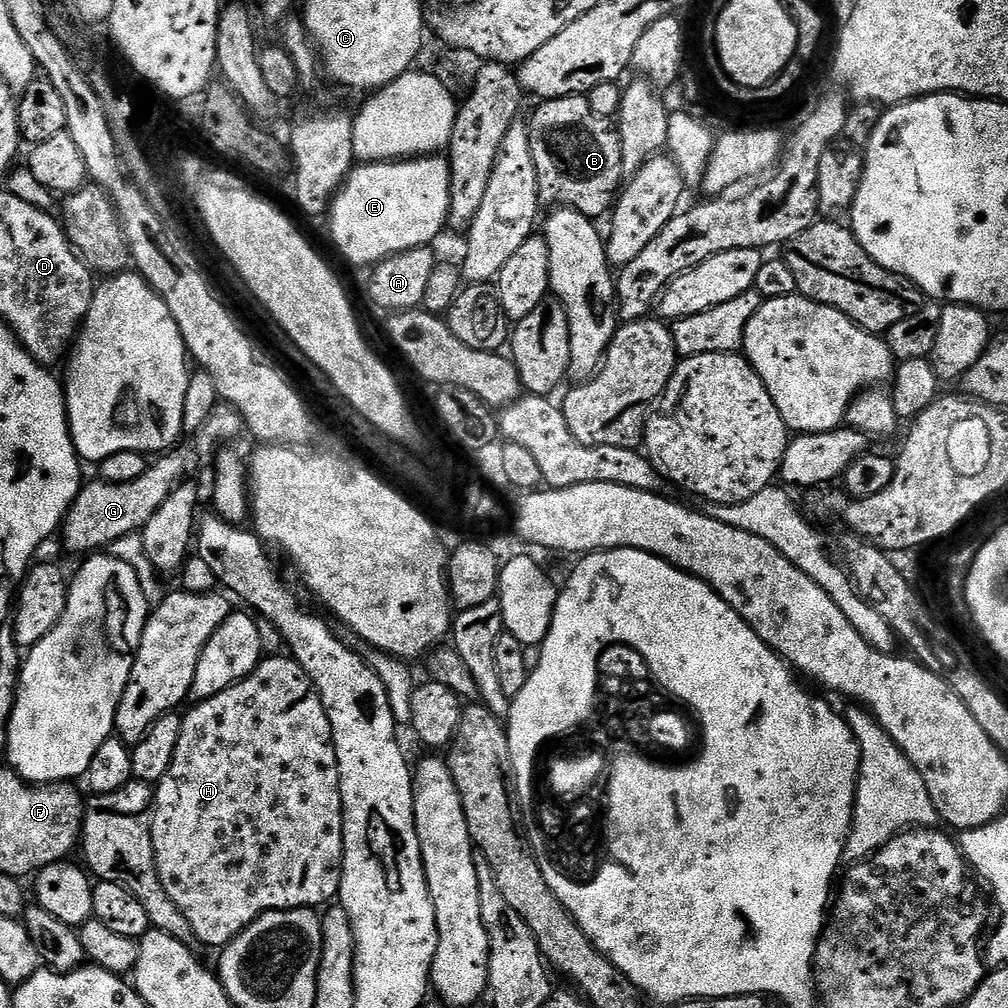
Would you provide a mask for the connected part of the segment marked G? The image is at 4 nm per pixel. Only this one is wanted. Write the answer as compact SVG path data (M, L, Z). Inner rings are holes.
M217 406L210 414L210 418L206 418L204 425L187 437L188 441L185 439L179 446L157 455L156 464L149 463L144 473L134 478L134 482L115 484L99 478L93 478L89 484L87 481L69 506L67 516L64 517L62 536L64 532L65 546L72 552L92 554L97 550L107 549L123 536L139 533L146 526L146 522L154 518L154 510L158 510L158 506L166 502L166 498L179 484L192 478L203 464L213 463L218 449L224 446L219 444L238 439L240 432L244 431L244 420L235 408Z

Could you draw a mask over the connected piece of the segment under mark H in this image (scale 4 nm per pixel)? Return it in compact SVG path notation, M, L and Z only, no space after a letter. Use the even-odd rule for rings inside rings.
M272 656L261 659L260 665L250 673L250 675L240 680L237 684L230 685L226 690L222 690L214 698L201 700L187 713L182 716L182 734L178 734L178 750L174 750L174 762L170 762L170 770L160 779L159 784L154 788L154 807L152 810L152 841L154 842L154 858L156 859L156 869L158 878L162 878L162 886L166 894L174 901L174 906L186 914L186 922L190 922L190 930L194 930L197 941L202 945L209 944L215 950L223 949L224 945L230 943L243 928L250 926L259 918L263 912L274 912L282 908L310 908L319 909L319 904L327 905L337 899L340 890L340 872L344 868L344 803L340 793L340 775L338 774L338 758L336 757L336 747L332 741L332 731L330 730L330 718L328 711L322 706L322 698L316 693L316 687L312 684L312 679L302 670L302 666L297 660L284 656Z

